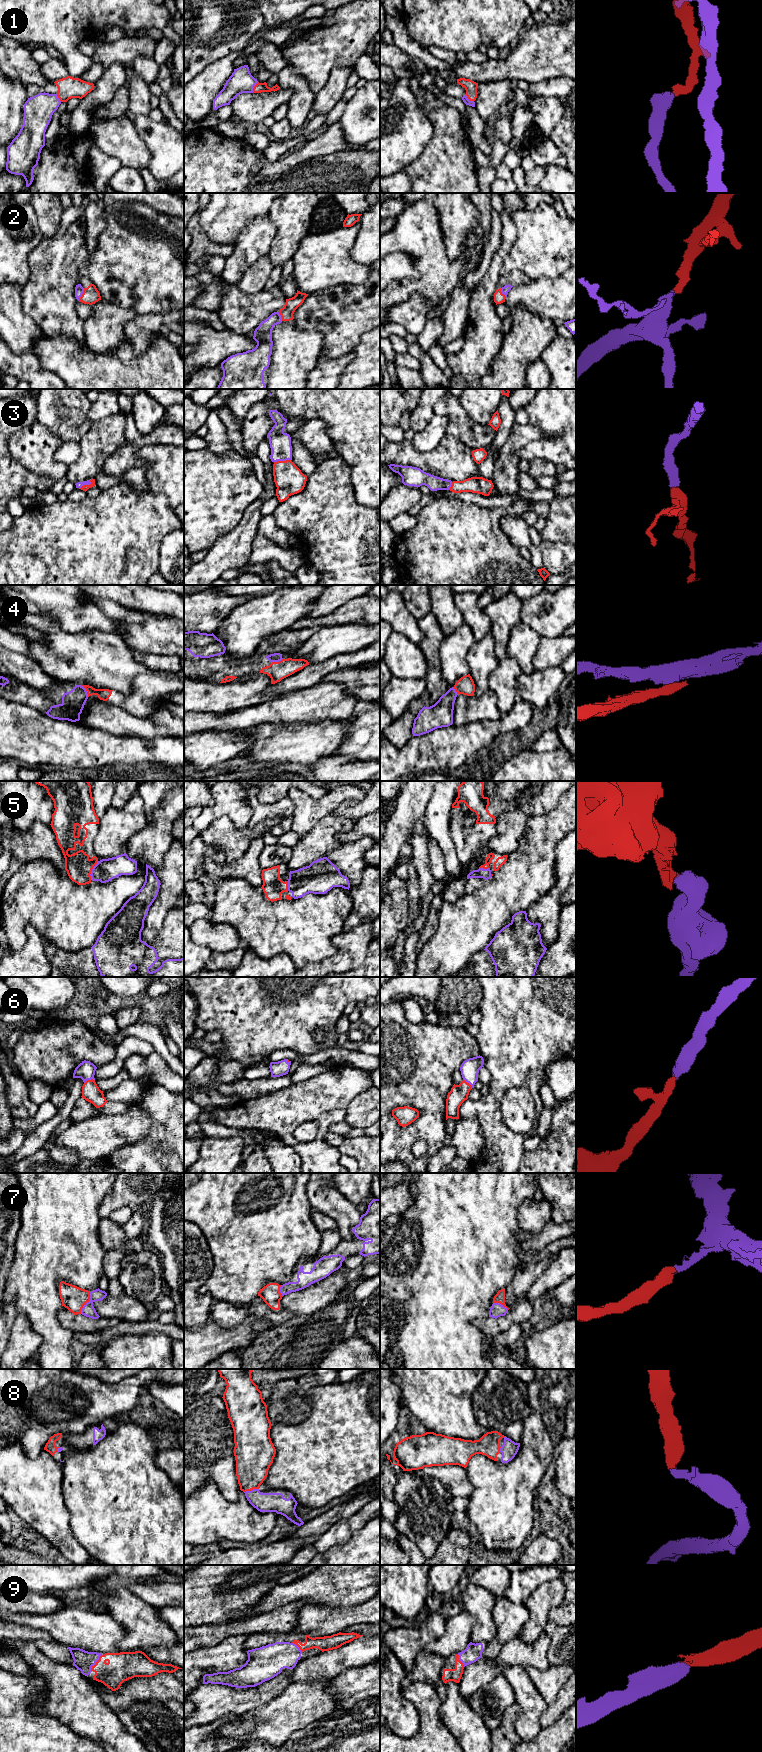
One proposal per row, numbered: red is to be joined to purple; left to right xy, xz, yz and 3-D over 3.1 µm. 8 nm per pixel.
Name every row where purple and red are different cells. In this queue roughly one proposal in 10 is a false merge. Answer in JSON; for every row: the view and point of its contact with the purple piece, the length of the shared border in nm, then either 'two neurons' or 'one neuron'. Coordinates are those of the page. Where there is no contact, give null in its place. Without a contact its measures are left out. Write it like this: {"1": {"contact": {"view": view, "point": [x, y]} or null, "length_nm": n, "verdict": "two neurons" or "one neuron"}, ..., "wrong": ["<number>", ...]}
{"1": {"contact": {"view": "xz", "point": [253, 87]}, "length_nm": 100, "verdict": "one neuron"}, "2": {"contact": {"view": "xy", "point": [81, 294]}, "length_nm": 120, "verdict": "one neuron"}, "3": {"contact": {"view": "xz", "point": [282, 460]}, "length_nm": 140, "verdict": "one neuron"}, "4": {"contact": {"view": "xy", "point": [85, 690]}, "length_nm": 120, "verdict": "one neuron"}, "5": {"contact": {"view": "xy", "point": [92, 870]}, "length_nm": 170, "verdict": "one neuron"}, "6": {"contact": {"view": "yz", "point": [468, 1082]}, "length_nm": 100, "verdict": "one neuron"}, "7": {"contact": {"view": "xy", "point": [86, 1303]}, "length_nm": 190, "verdict": "one neuron"}, "8": {"contact": {"view": "xz", "point": [251, 1490]}, "length_nm": 120, "verdict": "one neuron"}, "9": {"contact": {"view": "xy", "point": [96, 1661]}, "length_nm": 160, "verdict": "one neuron"}, "wrong": []}

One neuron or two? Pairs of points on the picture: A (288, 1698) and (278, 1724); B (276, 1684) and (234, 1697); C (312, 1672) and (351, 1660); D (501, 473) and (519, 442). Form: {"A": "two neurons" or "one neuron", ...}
{"A": "one neuron", "B": "one neuron", "C": "one neuron", "D": "one neuron"}

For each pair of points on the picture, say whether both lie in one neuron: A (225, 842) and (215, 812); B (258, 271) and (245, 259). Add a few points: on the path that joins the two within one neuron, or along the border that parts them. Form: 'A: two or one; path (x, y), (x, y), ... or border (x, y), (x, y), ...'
A: two; border (239, 828), (227, 816), (220, 816), (200, 833)
B: two; border (265, 255), (250, 266), (238, 283)

